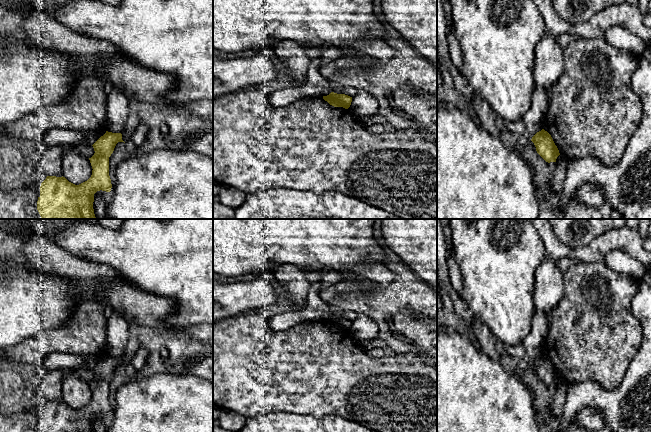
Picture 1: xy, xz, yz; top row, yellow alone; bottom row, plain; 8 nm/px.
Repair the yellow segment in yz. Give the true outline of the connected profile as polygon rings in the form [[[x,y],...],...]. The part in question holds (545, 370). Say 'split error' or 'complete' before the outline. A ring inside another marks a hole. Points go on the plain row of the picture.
complete; [[[542,353],[537,356],[531,363],[536,371],[537,377],[548,387],[556,386],[560,379],[557,370],[555,369],[551,359]]]

